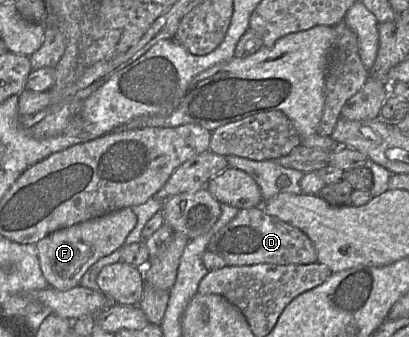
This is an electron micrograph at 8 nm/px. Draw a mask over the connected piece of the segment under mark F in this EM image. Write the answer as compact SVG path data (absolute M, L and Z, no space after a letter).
M130 207L54 231L36 243L41 271L50 287L66 291L80 285L84 273L100 258L120 249L137 216Z

